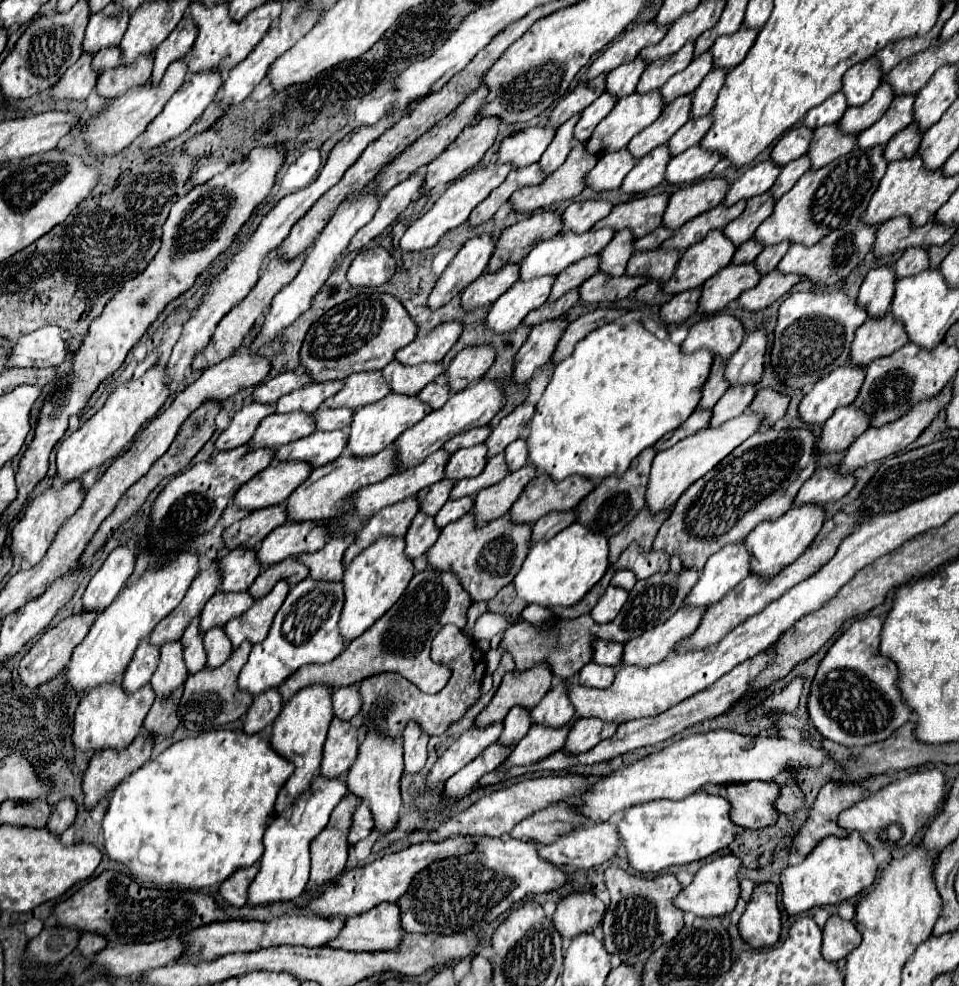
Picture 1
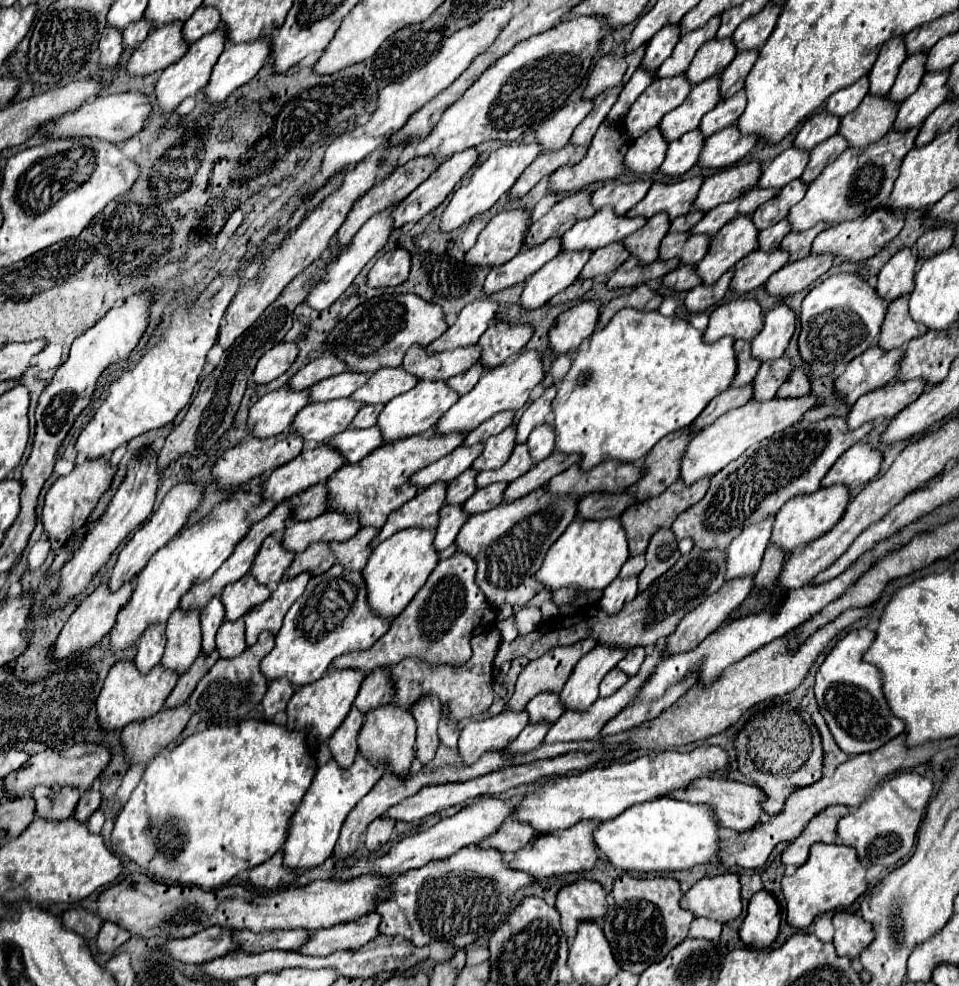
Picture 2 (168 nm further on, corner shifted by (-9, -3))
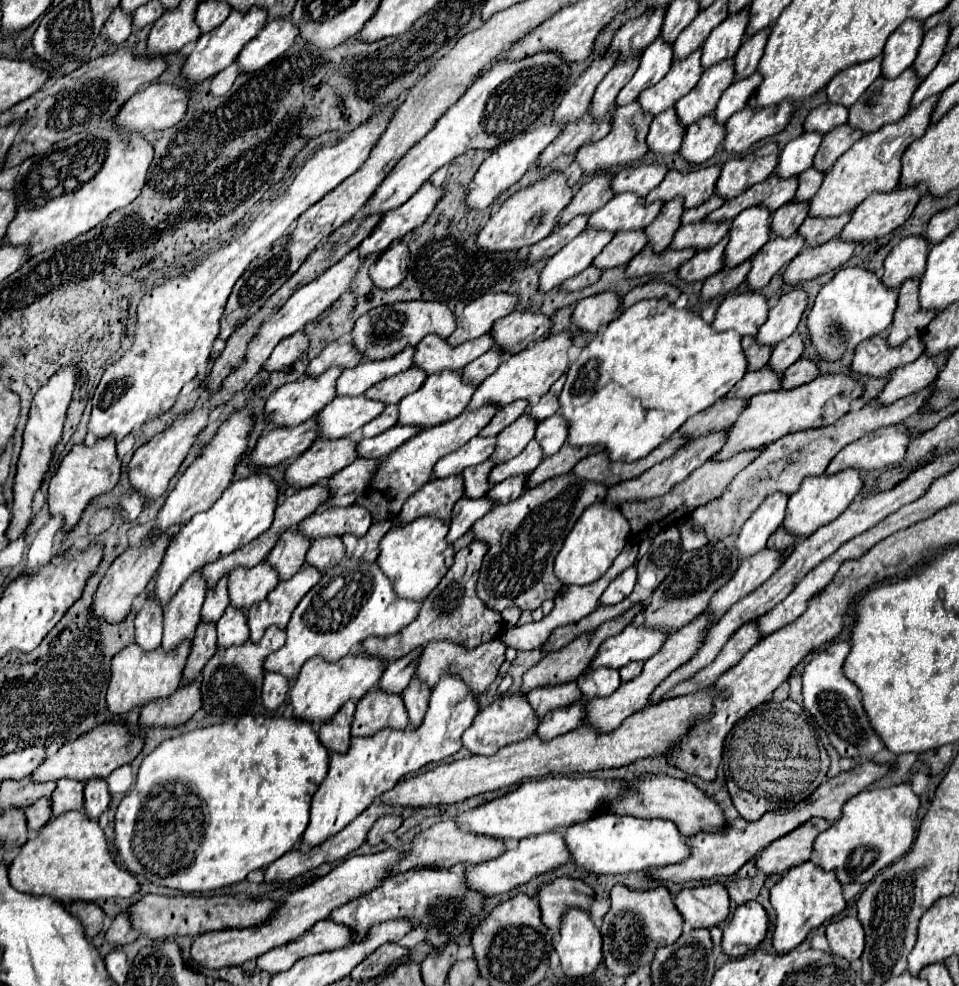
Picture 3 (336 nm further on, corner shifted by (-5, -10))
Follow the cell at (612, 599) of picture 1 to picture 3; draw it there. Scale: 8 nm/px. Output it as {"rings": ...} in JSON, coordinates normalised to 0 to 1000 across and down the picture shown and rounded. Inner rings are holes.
{"rings":[[[657,574],[642,588],[638,588],[634,592],[634,596],[630,598],[630,602],[626,606],[626,613],[628,615],[638,615],[638,613],[649,611],[653,604],[657,604],[661,592],[663,592],[663,574]]]}

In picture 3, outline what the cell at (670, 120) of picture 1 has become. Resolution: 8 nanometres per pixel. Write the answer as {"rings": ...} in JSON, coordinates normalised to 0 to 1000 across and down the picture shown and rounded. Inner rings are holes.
{"rings":[[[755,61],[753,65],[740,67],[730,83],[703,108],[707,126],[711,130],[717,130],[726,126],[730,120],[745,114],[753,93],[759,89],[759,85],[765,83],[765,63]]]}

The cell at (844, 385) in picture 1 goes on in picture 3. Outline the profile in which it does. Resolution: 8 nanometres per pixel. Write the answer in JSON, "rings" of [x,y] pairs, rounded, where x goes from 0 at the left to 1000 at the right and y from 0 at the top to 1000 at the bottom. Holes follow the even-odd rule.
{"rings":[[[911,341],[909,345],[895,349],[886,375],[899,381],[924,383],[934,373],[953,367],[961,357],[964,353],[959,349],[959,343],[949,343],[936,353],[926,353],[922,341]]]}

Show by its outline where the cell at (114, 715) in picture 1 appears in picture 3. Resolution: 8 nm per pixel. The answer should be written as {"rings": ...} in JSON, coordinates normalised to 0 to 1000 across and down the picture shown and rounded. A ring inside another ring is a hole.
{"rings":[[[198,651],[188,653],[188,657],[179,661],[171,661],[169,657],[161,661],[148,661],[142,653],[131,655],[127,661],[123,661],[117,667],[117,673],[115,673],[117,688],[111,702],[113,722],[119,726],[129,726],[144,716],[148,718],[154,712],[163,712],[179,706],[179,702],[184,702],[184,698],[188,696],[188,688],[190,688],[190,680],[196,663],[198,663]]]}

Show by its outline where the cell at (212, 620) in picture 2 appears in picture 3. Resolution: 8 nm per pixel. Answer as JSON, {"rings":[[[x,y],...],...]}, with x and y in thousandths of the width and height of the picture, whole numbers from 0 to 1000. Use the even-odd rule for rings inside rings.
{"rings":[[[234,584],[234,588],[229,588],[229,592],[221,600],[215,600],[215,609],[211,615],[211,631],[225,633],[229,629],[229,625],[234,623],[234,619],[238,617],[240,606],[238,606],[236,590],[238,590],[238,586]]]}

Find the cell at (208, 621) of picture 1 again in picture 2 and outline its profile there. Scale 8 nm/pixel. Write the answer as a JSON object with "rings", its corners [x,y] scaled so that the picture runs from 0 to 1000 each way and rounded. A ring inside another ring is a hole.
{"rings":[[[257,581],[250,589],[240,591],[234,595],[231,610],[236,616],[236,628],[246,630],[254,622],[259,622],[263,616],[275,612],[282,605],[282,597],[277,593],[271,593],[265,589],[261,581]]]}

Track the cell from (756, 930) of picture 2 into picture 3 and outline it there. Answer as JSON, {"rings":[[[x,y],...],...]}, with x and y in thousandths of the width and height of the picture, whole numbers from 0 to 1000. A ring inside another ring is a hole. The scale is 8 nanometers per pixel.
{"rings":[[[784,913],[767,921],[763,933],[755,939],[753,963],[761,972],[772,972],[786,963],[801,945],[801,927],[792,915]]]}

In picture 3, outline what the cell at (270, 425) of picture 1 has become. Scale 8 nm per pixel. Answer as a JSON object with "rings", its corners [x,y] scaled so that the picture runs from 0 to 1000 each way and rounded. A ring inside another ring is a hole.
{"rings":[[[350,402],[330,420],[332,446],[350,446],[369,440],[382,428],[392,424],[400,412],[403,410],[380,402]]]}

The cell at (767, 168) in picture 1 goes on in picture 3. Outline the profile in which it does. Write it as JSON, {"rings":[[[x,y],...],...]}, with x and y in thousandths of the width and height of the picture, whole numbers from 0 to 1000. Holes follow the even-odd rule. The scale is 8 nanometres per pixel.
{"rings":[[[853,134],[836,136],[834,140],[822,144],[820,150],[811,158],[811,168],[809,168],[807,176],[822,183],[822,181],[830,181],[838,172],[843,172],[847,168],[847,160],[849,160],[855,144],[857,144],[857,136],[853,136]]]}

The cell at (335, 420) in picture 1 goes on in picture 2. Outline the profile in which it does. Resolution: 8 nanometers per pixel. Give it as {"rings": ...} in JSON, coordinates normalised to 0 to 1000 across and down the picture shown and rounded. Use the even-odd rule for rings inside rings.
{"rings":[[[380,411],[375,415],[375,419],[369,423],[367,427],[367,433],[373,433],[373,435],[382,435],[382,433],[388,433],[392,431],[394,427],[394,421],[396,417],[400,415],[400,411]]]}

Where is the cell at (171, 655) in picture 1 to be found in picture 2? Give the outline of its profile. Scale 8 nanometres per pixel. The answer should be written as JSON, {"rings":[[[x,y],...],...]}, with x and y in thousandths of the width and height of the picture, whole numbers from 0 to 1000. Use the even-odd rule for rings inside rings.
{"rings":[[[184,618],[173,633],[173,660],[169,674],[173,678],[184,678],[186,683],[196,681],[200,670],[211,660],[211,638],[209,620],[204,618]]]}

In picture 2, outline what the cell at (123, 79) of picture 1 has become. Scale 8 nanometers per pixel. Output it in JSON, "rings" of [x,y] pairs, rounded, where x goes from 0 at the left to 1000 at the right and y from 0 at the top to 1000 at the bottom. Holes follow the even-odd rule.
{"rings":[[[179,21],[167,25],[154,33],[154,38],[140,52],[133,74],[136,76],[156,76],[161,72],[173,70],[177,64],[184,64],[196,52],[196,42],[190,38],[190,23]]]}

